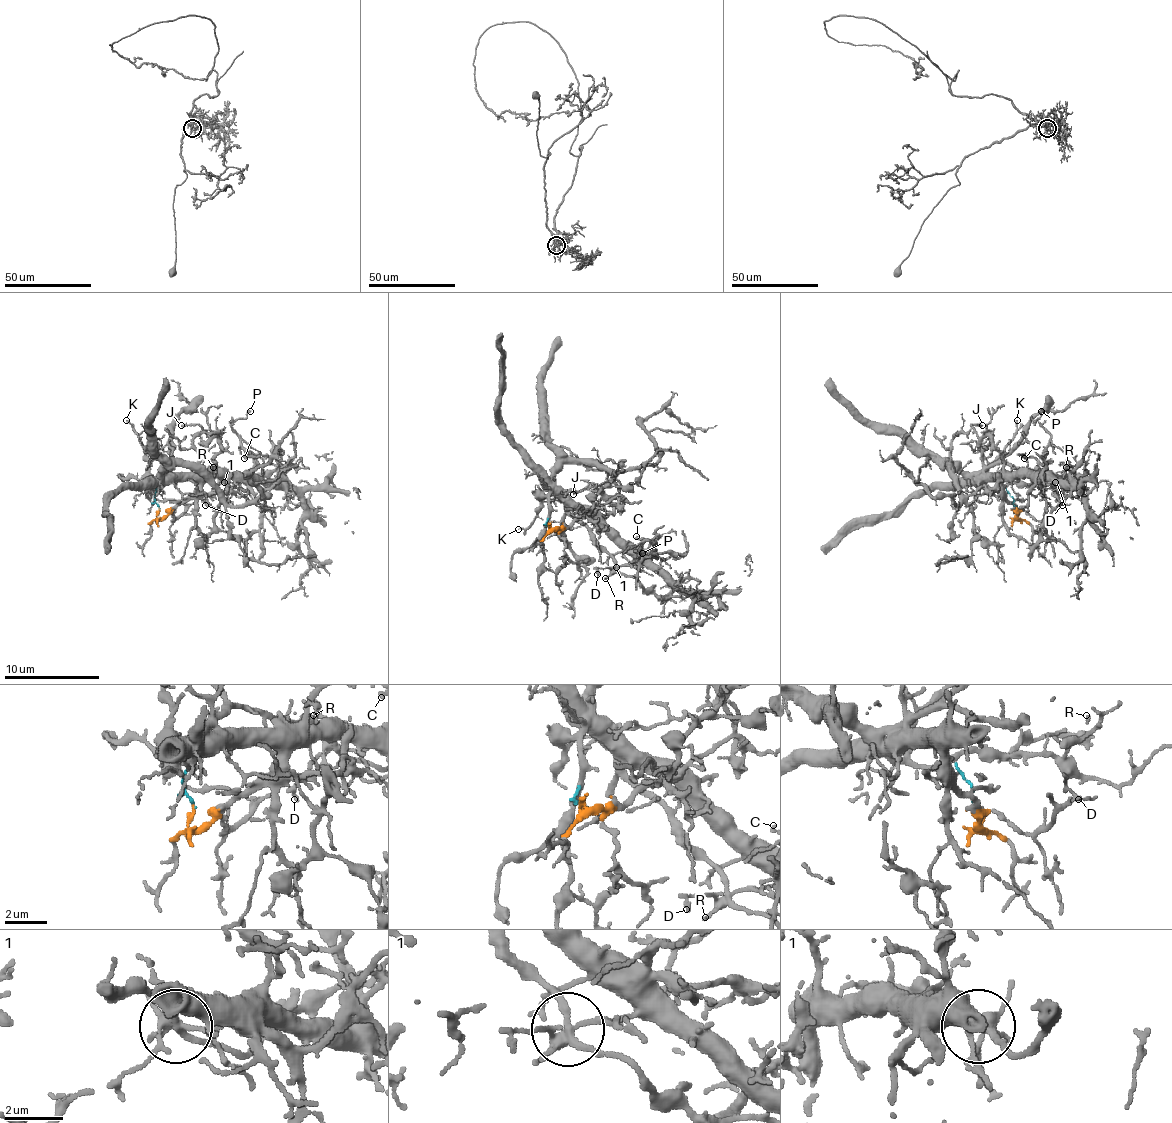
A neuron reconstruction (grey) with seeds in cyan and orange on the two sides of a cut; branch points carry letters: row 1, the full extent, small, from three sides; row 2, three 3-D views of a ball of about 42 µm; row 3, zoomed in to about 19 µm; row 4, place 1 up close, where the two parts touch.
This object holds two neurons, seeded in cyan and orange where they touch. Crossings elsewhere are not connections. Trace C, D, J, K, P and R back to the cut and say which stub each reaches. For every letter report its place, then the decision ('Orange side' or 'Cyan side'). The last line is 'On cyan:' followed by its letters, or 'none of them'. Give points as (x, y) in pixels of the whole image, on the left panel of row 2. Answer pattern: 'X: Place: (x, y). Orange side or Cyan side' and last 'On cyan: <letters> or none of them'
C: Place: (244, 458). Orange side
D: Place: (205, 505). Orange side
J: Place: (181, 425). Orange side
K: Place: (126, 420). Cyan side
P: Place: (250, 411). Orange side
R: Place: (213, 467). Orange side
On cyan: K

